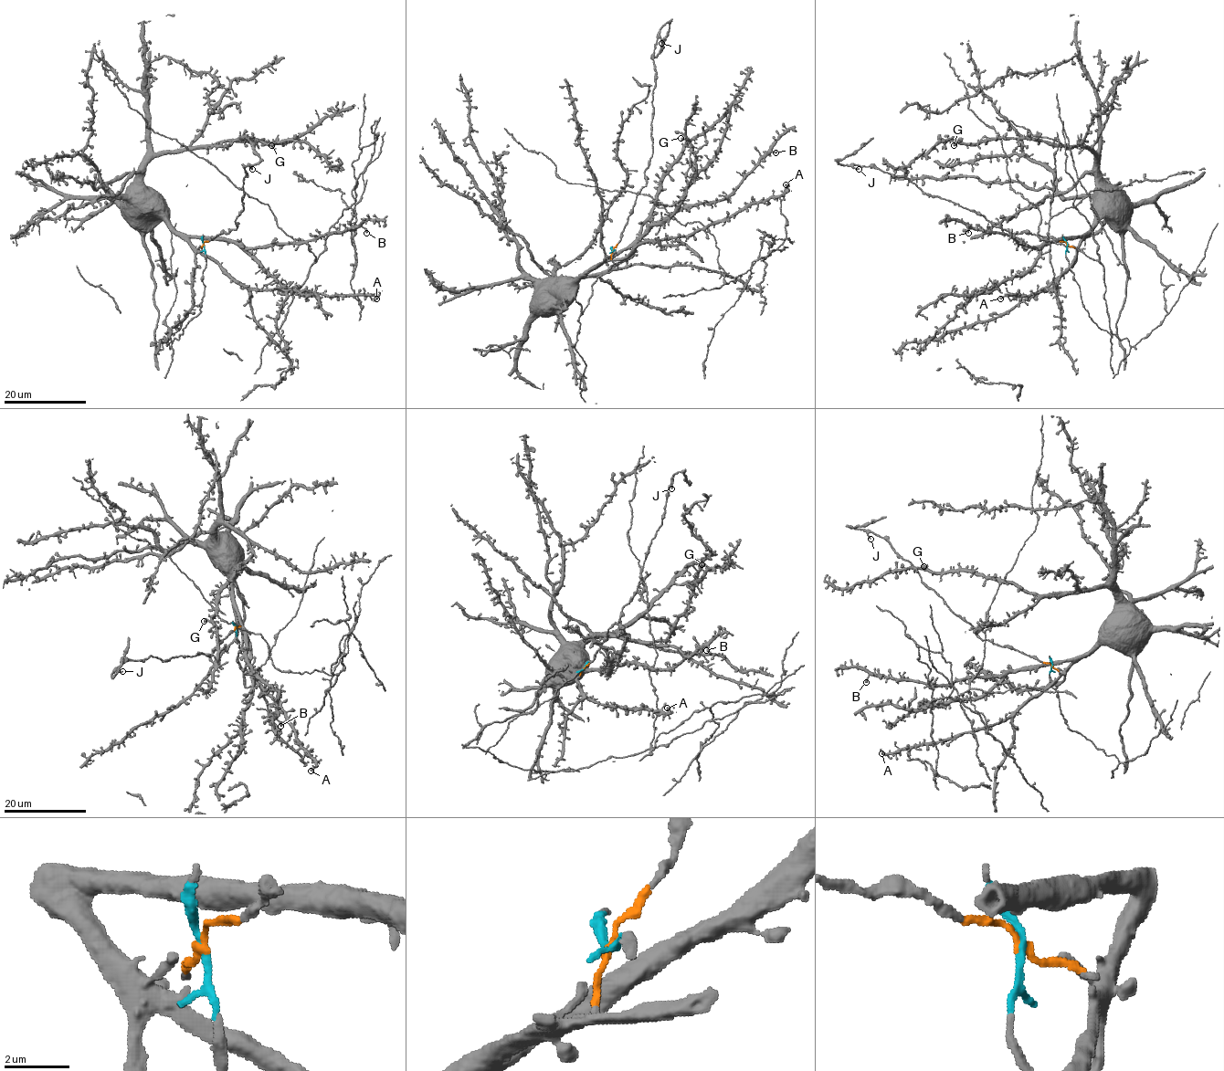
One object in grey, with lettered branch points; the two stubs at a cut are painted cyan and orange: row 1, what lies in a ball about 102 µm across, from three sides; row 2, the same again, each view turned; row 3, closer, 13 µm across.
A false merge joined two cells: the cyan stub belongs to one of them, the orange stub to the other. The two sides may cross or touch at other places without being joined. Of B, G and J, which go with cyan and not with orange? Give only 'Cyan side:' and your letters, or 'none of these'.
Cyan side: B, G

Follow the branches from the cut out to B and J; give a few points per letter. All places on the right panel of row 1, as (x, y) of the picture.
B: (1066, 244), (1082, 307), (1131, 346), (1161, 322), (1191, 278), (1111, 217), (1040, 247), (977, 227), (967, 233)
J: (1066, 244), (1037, 234), (1011, 234), (948, 200), (927, 195), (902, 176), (853, 165), (859, 169)

